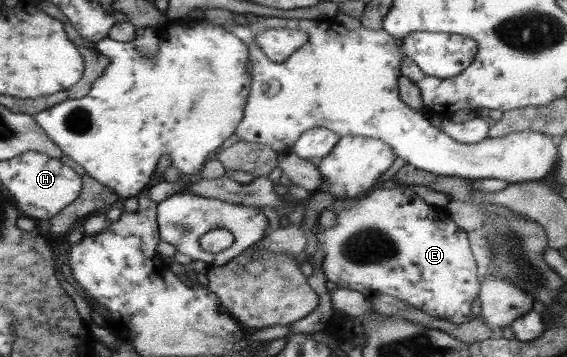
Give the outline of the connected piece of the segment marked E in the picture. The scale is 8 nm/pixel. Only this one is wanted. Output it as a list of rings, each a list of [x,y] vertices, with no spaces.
[[[381,187],[350,208],[343,208],[335,214],[336,226],[325,229],[316,222],[312,230],[318,246],[324,249],[321,268],[329,282],[344,289],[375,290],[389,294],[415,306],[417,310],[455,324],[476,318],[471,311],[471,304],[480,291],[477,264],[469,246],[468,232],[454,224],[446,207],[426,203],[411,188]]]

